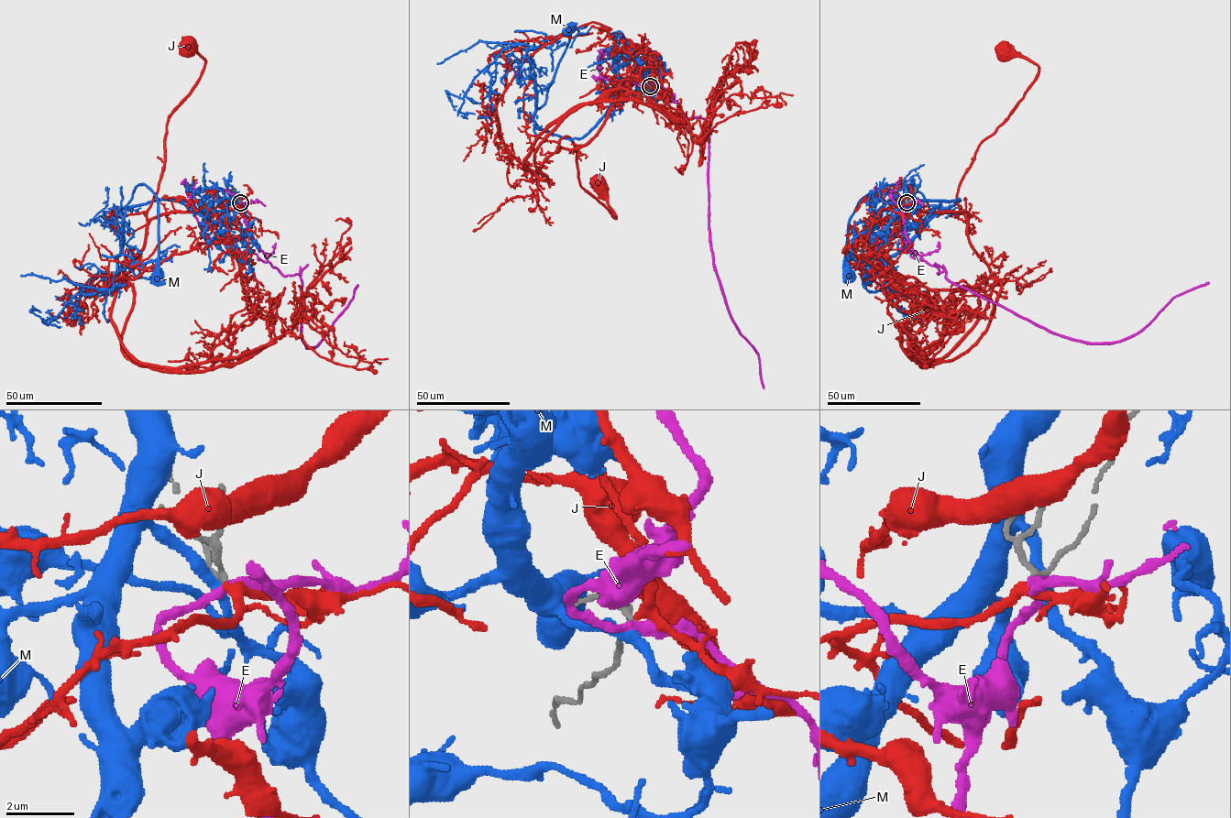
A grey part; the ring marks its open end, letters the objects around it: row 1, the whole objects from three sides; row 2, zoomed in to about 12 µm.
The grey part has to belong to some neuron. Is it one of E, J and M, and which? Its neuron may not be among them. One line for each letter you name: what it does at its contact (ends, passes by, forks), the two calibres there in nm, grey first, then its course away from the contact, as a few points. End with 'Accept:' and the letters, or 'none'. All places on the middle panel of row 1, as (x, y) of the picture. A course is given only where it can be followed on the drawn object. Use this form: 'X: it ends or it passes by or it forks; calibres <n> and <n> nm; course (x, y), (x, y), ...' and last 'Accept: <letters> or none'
J: it passes by; calibres 160 and 260 nm; course (650, 85), (643, 75), (633, 84), (587, 143), (559, 140), (572, 140), (579, 185), (615, 218), (599, 183)
Accept: J

